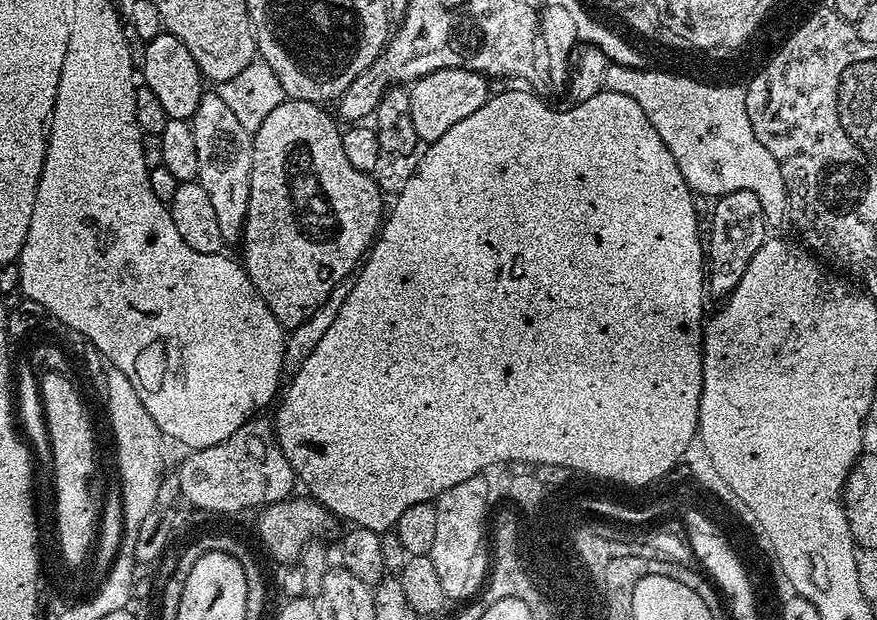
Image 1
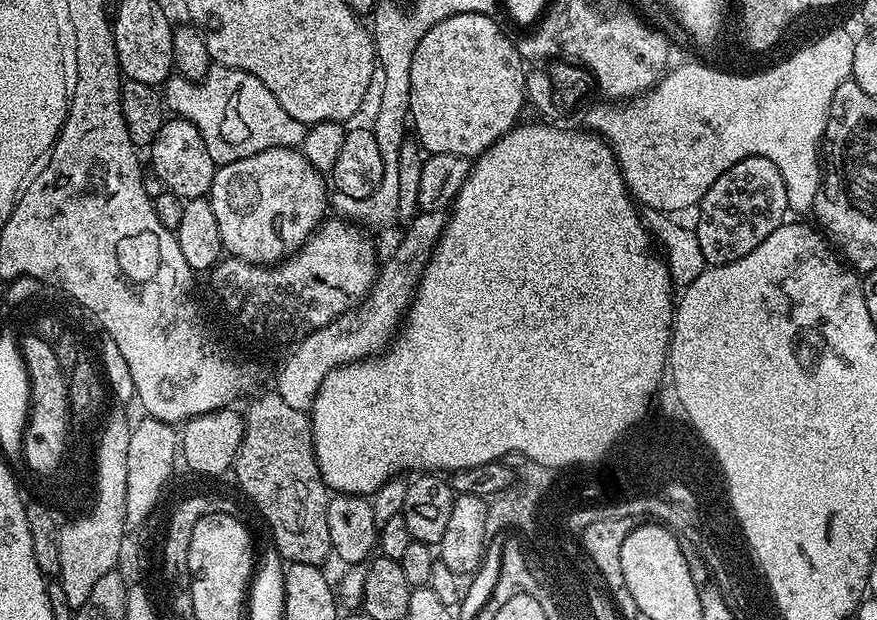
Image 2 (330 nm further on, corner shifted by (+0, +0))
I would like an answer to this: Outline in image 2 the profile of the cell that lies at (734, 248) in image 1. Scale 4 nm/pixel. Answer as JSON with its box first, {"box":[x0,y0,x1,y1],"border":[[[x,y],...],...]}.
{"box":[695,156,790,266],"border":[[[751,156],[730,166],[730,170],[726,170],[726,174],[722,174],[722,178],[718,178],[718,182],[710,186],[710,190],[706,190],[699,205],[700,217],[695,233],[698,246],[702,246],[704,263],[708,266],[729,264],[738,262],[738,258],[746,258],[746,254],[750,254],[754,246],[762,246],[762,242],[766,242],[766,238],[770,238],[770,234],[774,234],[774,230],[778,230],[781,224],[785,223],[787,216],[784,215],[789,215],[790,212],[786,198],[786,182],[782,182],[778,166],[774,166],[770,158],[761,156]]]}

